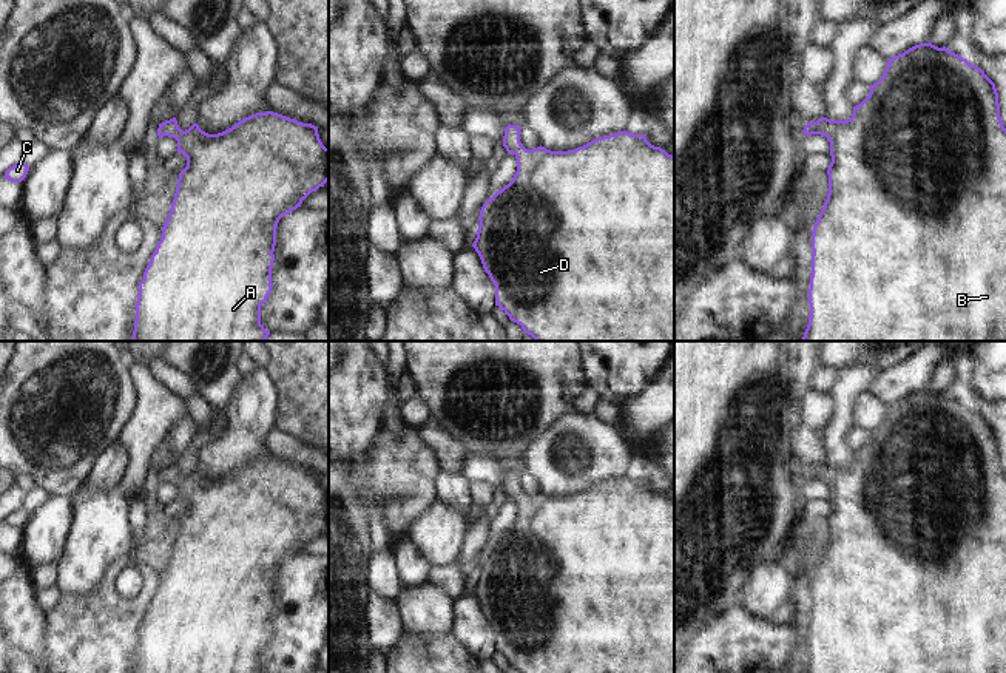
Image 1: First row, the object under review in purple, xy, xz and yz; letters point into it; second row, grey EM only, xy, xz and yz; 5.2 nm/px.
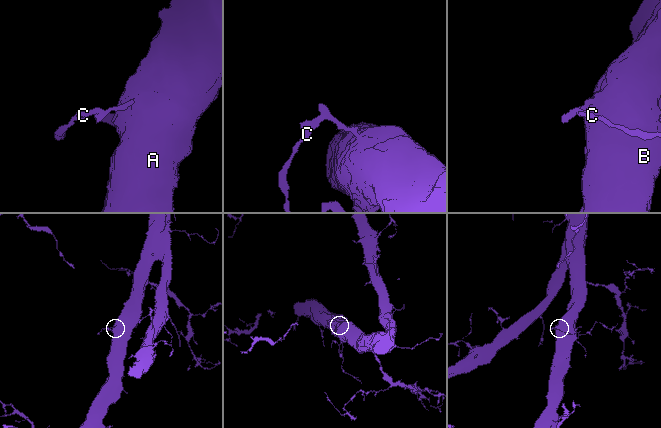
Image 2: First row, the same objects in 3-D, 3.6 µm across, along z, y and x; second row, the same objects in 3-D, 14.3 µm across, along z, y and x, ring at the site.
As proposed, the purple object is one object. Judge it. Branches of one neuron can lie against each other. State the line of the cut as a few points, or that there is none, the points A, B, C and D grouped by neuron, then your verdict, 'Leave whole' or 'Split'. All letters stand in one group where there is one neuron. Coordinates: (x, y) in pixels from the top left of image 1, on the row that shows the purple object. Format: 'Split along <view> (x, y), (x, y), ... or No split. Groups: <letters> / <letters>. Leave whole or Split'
No split. Groups: A B C D. Leave whole.

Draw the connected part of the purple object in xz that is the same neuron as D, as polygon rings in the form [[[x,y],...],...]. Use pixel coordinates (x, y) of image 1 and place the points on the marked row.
[[[511,123],[505,128],[503,147],[515,156],[517,171],[508,185],[483,204],[472,244],[495,286],[495,306],[535,341],[674,341],[674,156],[651,145],[645,134],[625,130],[576,150],[551,151],[542,145],[526,150],[520,142],[520,130]]]

